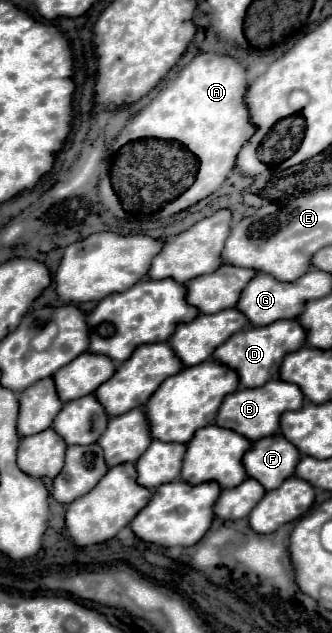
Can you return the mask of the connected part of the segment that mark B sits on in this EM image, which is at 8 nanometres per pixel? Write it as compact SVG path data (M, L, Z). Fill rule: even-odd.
M269 380L265 386L259 386L259 388L239 388L237 392L229 394L221 404L217 414L217 424L229 430L235 430L245 438L249 438L251 442L255 442L275 434L279 430L281 414L287 410L299 410L303 406L303 400L305 396L301 388L297 384L283 382L283 380Z

